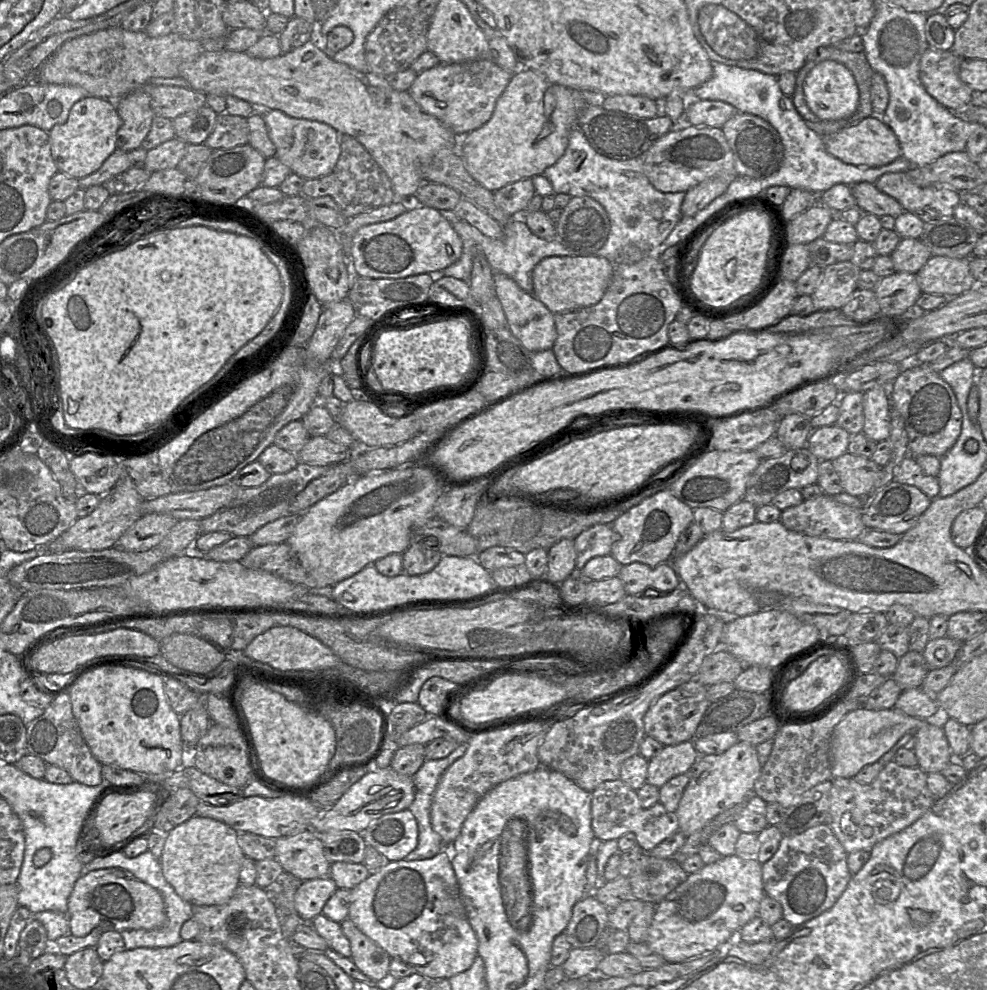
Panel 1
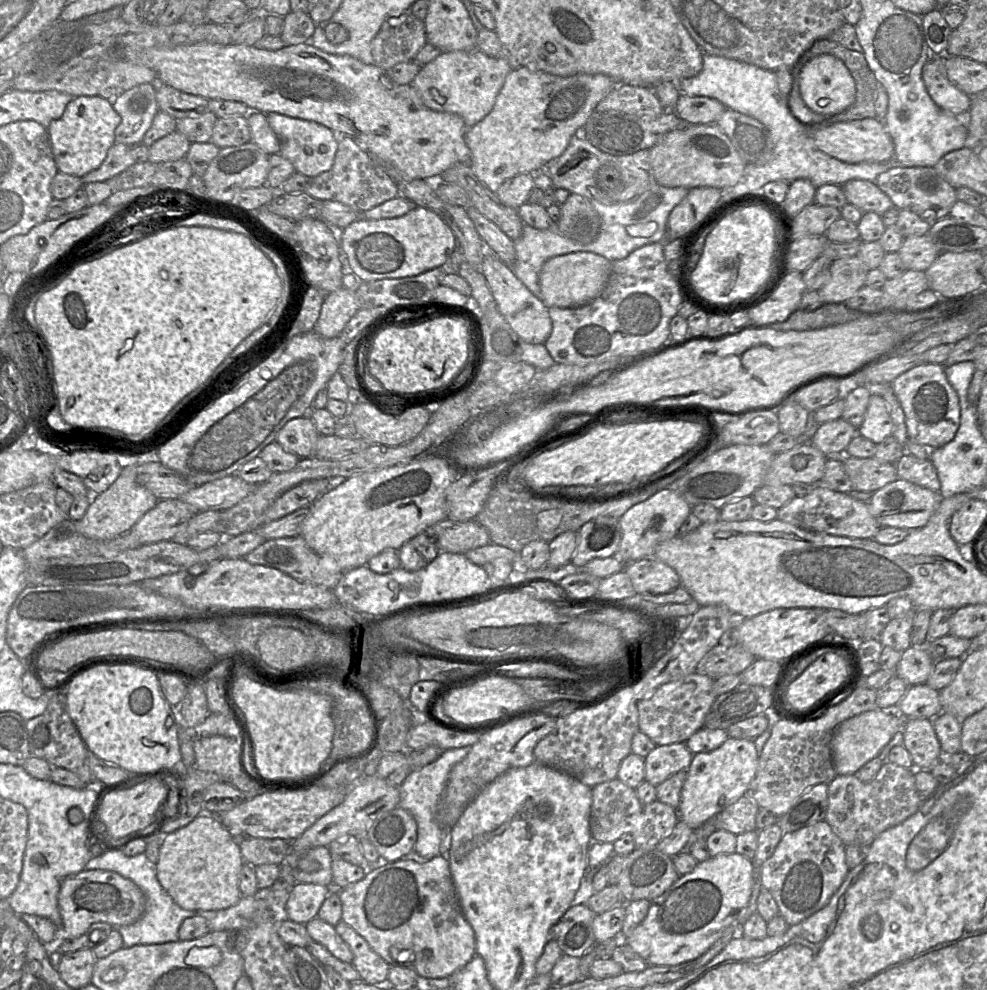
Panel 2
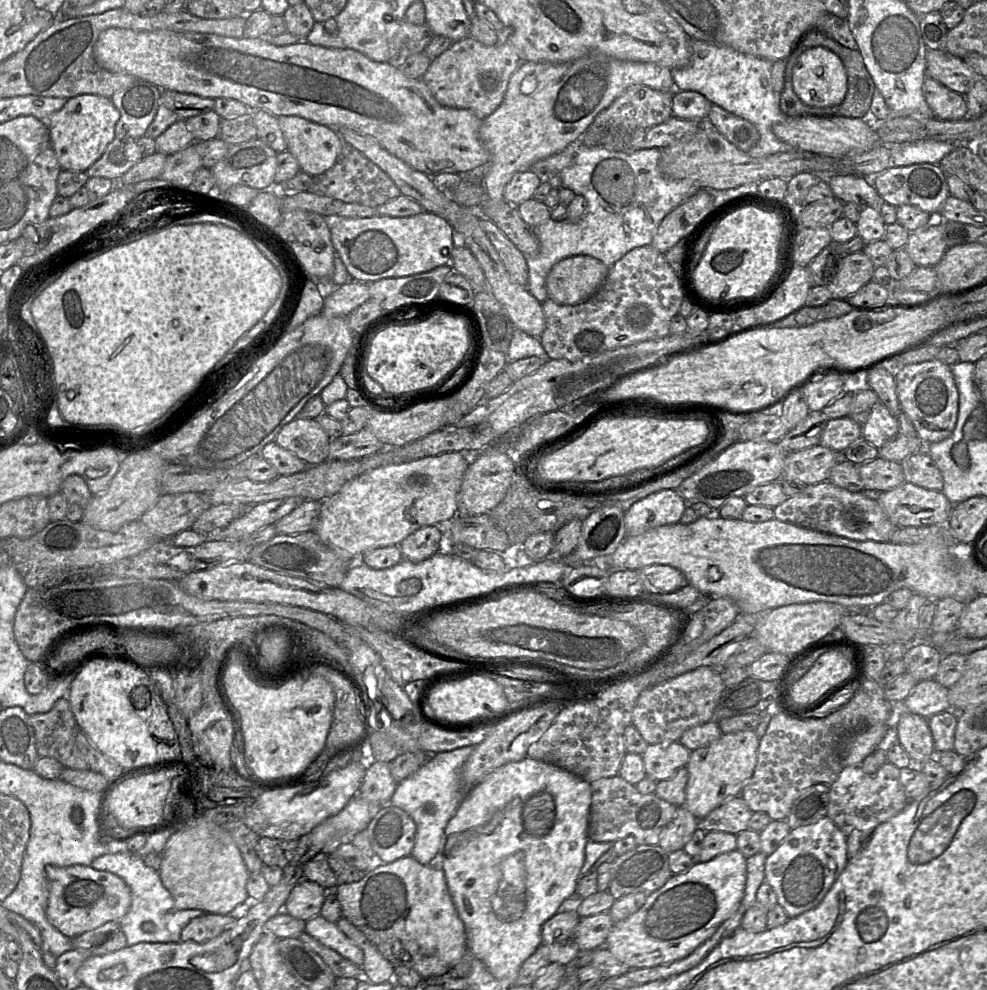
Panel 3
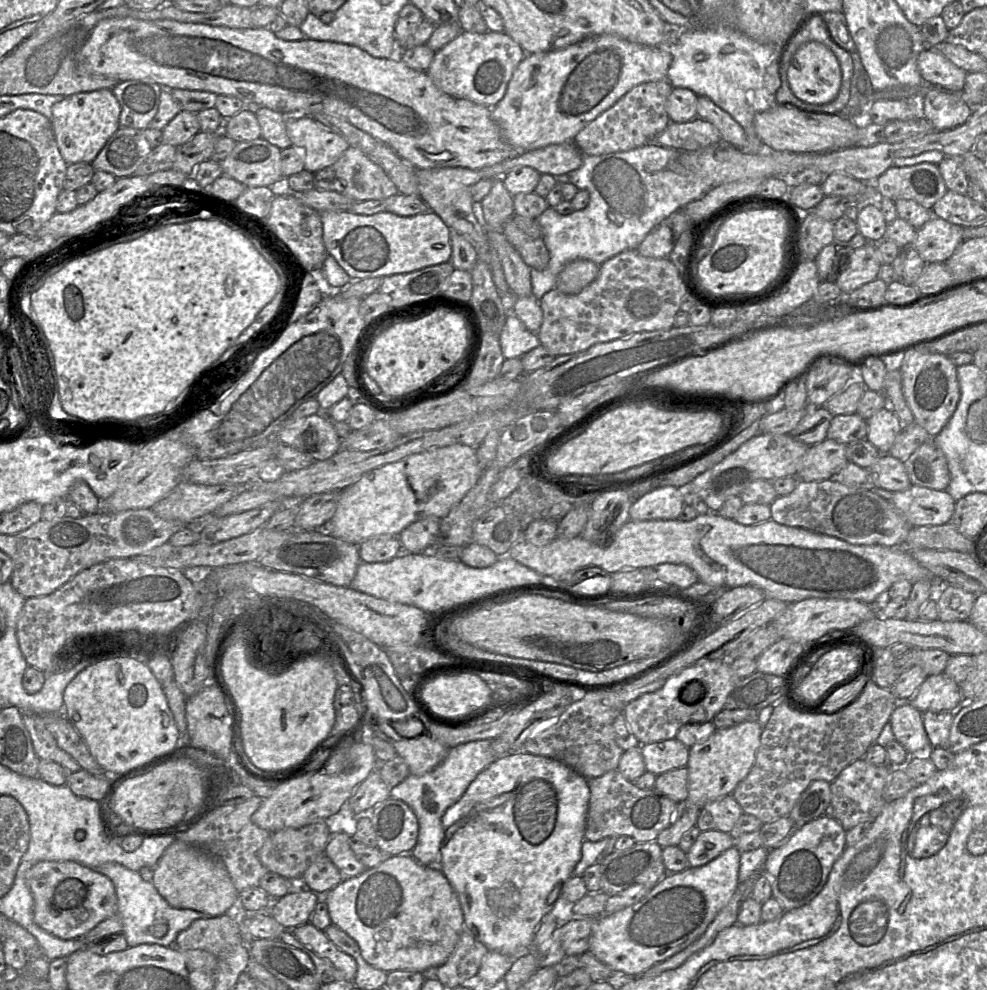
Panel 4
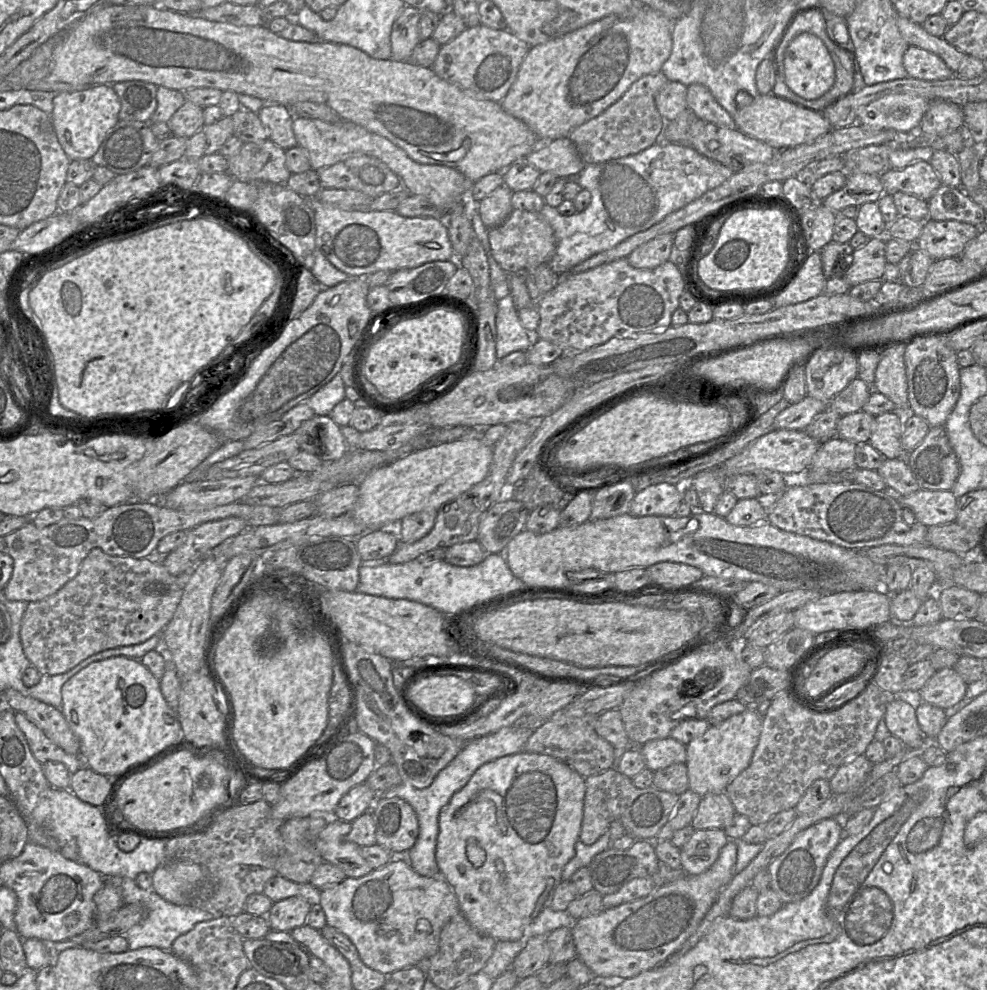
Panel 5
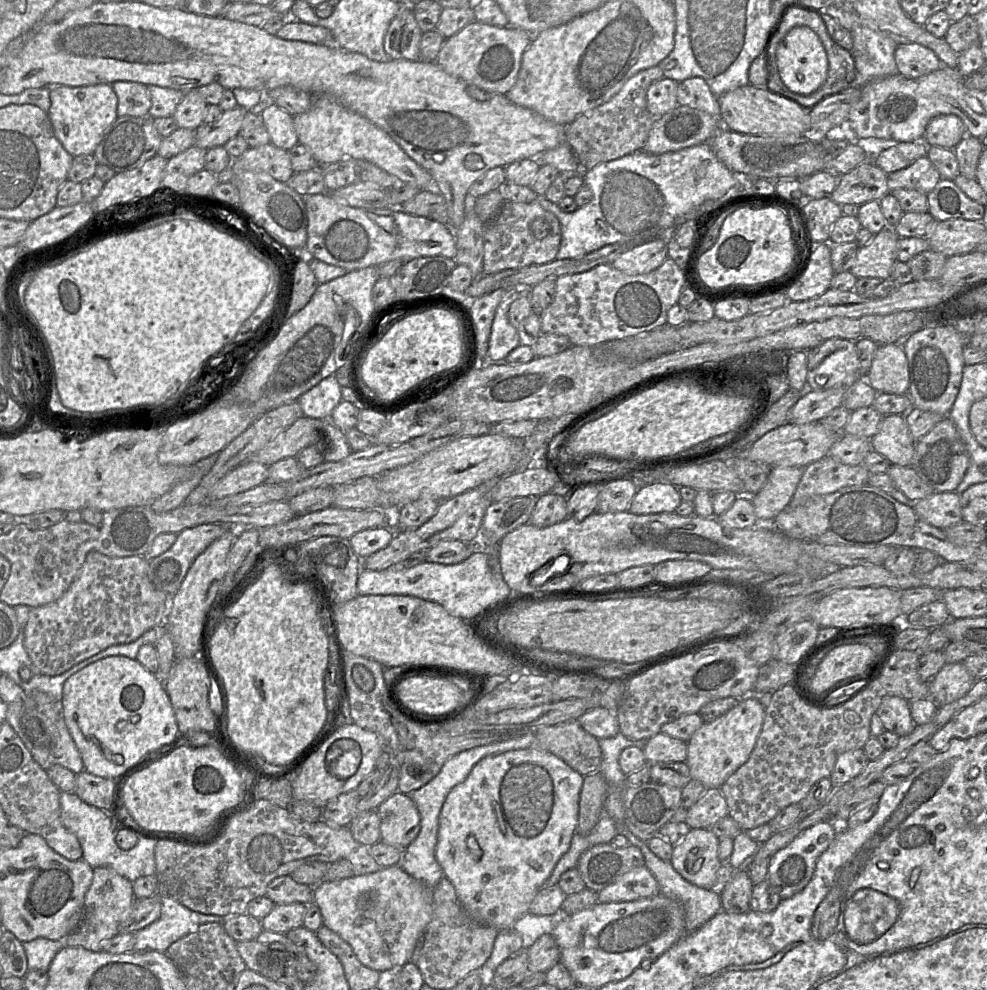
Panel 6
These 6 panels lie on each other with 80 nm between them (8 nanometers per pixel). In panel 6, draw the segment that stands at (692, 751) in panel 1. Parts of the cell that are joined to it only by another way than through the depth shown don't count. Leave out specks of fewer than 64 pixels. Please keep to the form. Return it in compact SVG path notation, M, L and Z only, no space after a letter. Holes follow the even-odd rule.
M658 733L647 740L643 752L648 764L685 762L688 745L680 739Z

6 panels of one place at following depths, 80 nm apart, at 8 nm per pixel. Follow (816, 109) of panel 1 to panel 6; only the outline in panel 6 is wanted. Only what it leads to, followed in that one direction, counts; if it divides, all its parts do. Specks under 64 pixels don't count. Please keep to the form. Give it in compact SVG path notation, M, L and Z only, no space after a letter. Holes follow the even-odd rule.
M797 26L787 32L776 49L778 79L787 90L807 96L816 92L828 75L828 58L817 34L806 26Z

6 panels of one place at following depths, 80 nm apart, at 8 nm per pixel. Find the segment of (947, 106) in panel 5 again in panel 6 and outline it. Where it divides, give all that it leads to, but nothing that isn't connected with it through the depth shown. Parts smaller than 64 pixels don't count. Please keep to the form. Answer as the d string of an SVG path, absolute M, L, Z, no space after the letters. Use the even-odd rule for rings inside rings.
M942 114L929 121L923 134L923 140L928 145L953 150L966 135L965 125L958 116Z

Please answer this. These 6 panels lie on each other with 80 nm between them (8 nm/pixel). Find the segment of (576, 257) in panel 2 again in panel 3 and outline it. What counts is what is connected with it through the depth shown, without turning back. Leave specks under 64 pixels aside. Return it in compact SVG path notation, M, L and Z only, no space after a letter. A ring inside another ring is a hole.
M588 255L564 258L546 277L547 297L561 305L577 305L590 299L603 285L609 267Z

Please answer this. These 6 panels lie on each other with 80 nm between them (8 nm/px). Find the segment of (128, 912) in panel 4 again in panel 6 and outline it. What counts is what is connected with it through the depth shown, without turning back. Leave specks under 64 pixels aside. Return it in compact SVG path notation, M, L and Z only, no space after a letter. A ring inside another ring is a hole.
M162 897L159 919L134 932L134 951L166 952L171 944L206 923L225 922L225 917L202 914L169 897Z

